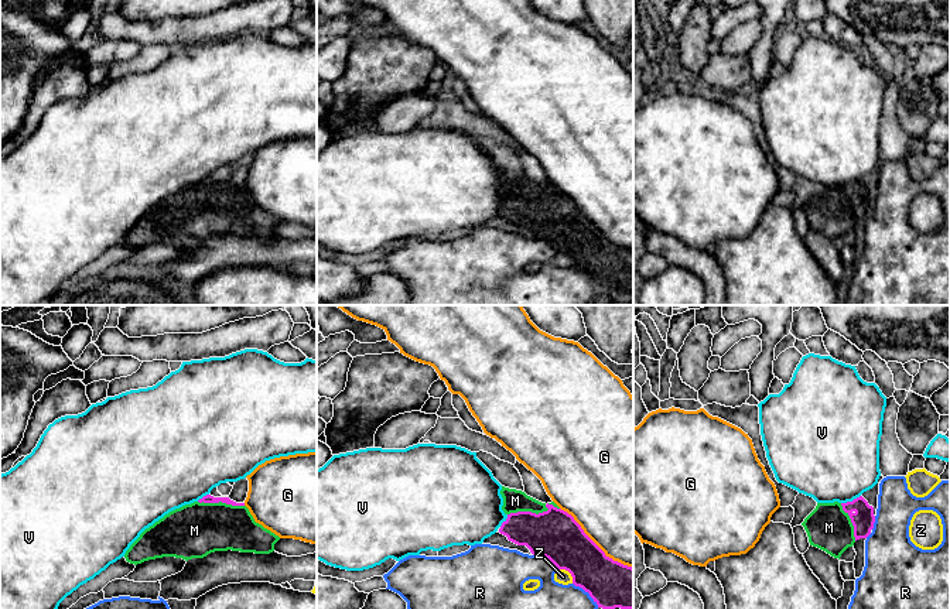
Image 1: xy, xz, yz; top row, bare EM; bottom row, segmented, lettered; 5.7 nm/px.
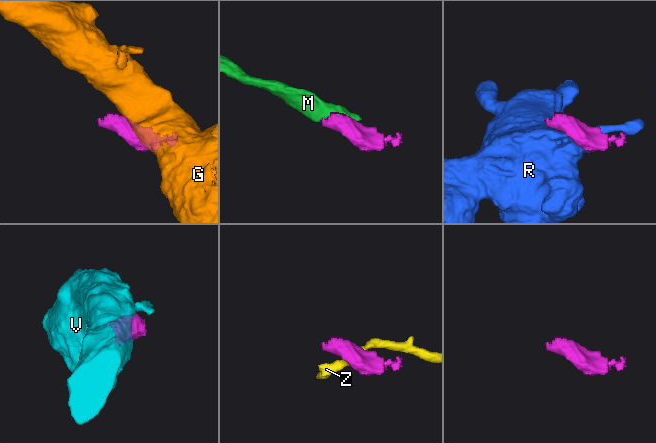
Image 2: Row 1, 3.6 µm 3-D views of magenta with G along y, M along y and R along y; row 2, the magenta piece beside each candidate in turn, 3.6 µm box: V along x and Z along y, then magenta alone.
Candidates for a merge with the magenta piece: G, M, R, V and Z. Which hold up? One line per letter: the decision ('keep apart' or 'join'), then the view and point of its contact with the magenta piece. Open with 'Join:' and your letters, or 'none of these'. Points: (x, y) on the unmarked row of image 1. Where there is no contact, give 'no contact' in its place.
Join: M
G: keep apart; meets magenta in xz at (594, 226)
M: join; meets magenta in xz at (535, 197)
R: keep apart; meets magenta in xz at (587, 274)
V: keep apart; meets magenta in yz at (850, 185)
Z: keep apart; meets magenta in xz at (569, 255)

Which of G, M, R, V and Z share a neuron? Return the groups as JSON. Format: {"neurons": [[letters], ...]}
{"neurons": [["G"], ["M"], ["R"], ["V"], ["Z"]]}

